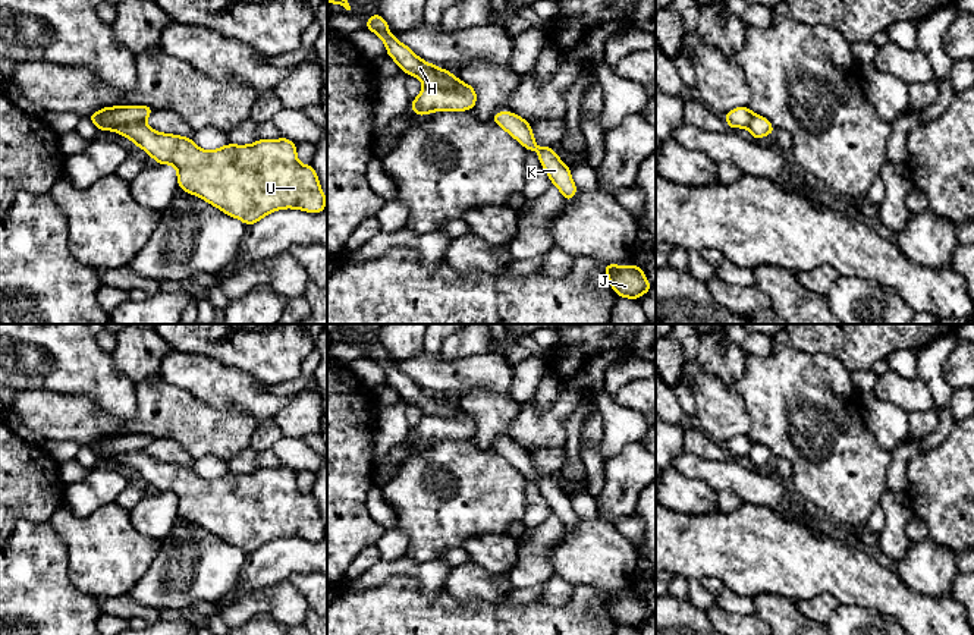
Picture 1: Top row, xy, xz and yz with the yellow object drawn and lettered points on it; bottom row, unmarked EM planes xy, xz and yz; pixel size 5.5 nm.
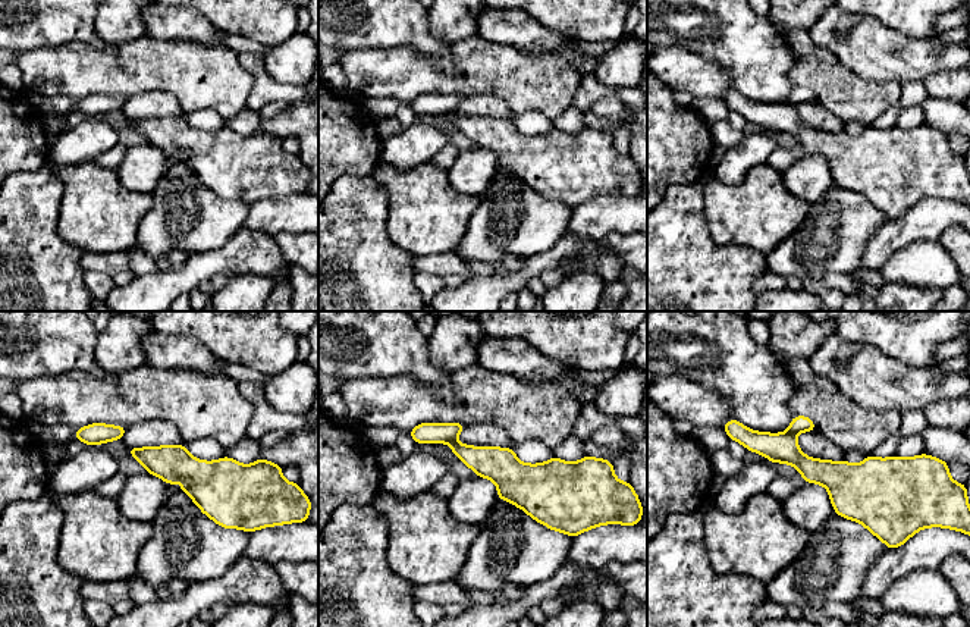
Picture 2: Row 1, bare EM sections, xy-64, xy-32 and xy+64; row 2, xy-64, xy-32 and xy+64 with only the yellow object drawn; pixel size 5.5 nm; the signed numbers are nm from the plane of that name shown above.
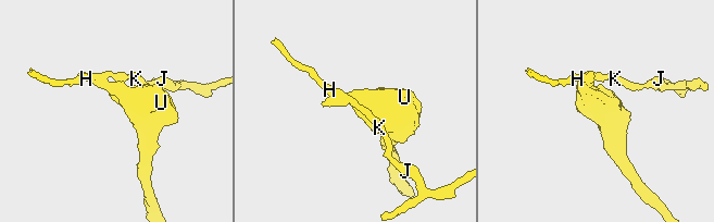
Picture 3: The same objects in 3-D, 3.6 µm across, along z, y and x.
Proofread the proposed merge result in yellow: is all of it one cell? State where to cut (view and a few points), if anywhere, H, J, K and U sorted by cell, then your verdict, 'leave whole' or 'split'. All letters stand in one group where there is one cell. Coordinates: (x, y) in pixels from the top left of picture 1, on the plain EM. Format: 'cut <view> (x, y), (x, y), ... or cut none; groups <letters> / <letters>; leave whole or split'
cut xy (97, 440), (104, 449), (112, 452), (131, 452), (143, 448); groups H J K / U; split

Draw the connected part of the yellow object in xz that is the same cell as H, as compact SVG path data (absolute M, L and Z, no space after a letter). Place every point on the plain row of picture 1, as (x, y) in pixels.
M371 343L367 348L367 359L376 361L386 372L390 384L408 403L417 405L425 416L455 418L464 411L455 406L449 399L440 397L424 390L411 380L409 375L398 370L390 361L389 353L380 343Z

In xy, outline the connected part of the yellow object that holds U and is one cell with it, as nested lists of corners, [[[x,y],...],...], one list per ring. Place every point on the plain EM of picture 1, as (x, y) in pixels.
[[[98,440],[88,447],[103,459],[116,459],[128,465],[135,474],[148,481],[155,491],[172,493],[177,499],[177,515],[220,537],[227,544],[252,554],[268,541],[282,537],[296,537],[310,541],[326,538],[327,526],[321,521],[314,496],[304,494],[296,485],[296,472],[290,468],[258,468],[251,474],[227,472],[219,478],[205,480],[195,474],[192,466],[153,459],[142,450],[111,453],[104,450]]]

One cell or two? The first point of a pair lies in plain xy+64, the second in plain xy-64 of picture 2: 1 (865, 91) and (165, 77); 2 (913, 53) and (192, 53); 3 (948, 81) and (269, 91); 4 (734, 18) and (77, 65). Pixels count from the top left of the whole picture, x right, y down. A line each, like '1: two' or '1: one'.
1: one
2: two
3: two
4: two

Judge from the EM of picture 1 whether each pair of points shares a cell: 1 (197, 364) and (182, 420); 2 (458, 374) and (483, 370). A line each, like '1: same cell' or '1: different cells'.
1: different cells
2: same cell

